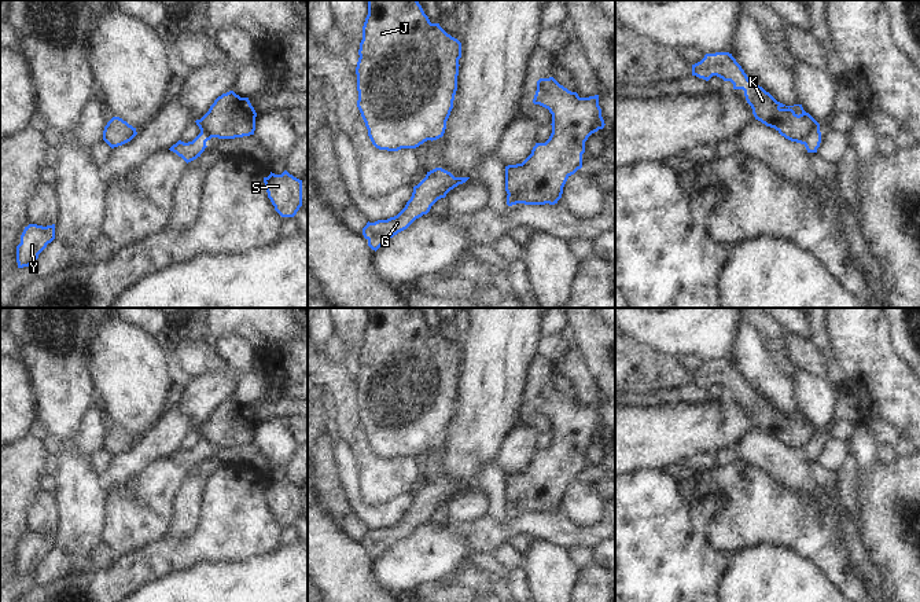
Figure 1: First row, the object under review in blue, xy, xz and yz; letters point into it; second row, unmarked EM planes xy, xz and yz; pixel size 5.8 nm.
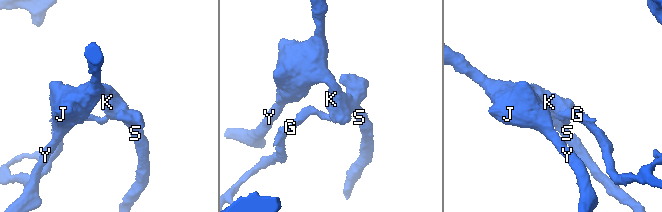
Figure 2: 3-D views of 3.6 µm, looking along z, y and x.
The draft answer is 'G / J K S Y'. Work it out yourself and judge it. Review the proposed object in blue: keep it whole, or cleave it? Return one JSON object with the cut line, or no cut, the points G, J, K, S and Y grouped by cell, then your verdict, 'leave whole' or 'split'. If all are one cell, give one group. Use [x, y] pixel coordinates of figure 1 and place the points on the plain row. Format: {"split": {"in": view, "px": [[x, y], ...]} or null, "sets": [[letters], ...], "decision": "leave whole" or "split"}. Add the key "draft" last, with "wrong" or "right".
{"split": {"in": "yz", "px": [[819, 437], [803, 451]]}, "sets": [["G"], ["J", "K", "S", "Y"]], "decision": "split", "draft": "right"}

